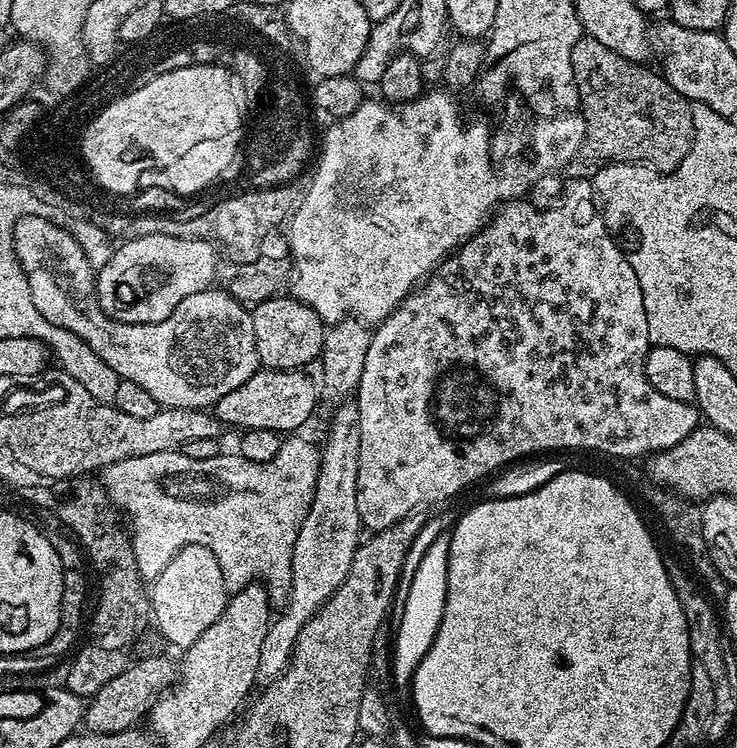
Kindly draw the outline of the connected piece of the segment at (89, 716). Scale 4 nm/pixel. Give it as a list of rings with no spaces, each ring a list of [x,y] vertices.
[[[148,656],[137,664],[129,663],[118,678],[110,678],[98,694],[87,701],[83,723],[88,732],[126,732],[137,727],[145,719],[148,709],[161,692],[173,683],[174,664],[164,656]]]

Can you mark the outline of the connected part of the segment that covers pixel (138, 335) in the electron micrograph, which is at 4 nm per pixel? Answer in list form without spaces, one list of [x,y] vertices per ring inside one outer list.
[[[21,216],[16,221],[13,234],[13,248],[21,270],[29,280],[34,305],[54,326],[64,327],[84,340],[121,380],[138,382],[138,386],[144,387],[161,408],[211,409],[219,400],[226,398],[230,390],[238,390],[238,386],[242,386],[242,382],[249,380],[261,367],[251,311],[226,290],[220,289],[219,292],[216,286],[190,294],[190,298],[182,298],[182,302],[178,302],[175,310],[162,322],[131,324],[107,316],[96,297],[97,273],[92,263],[71,231],[52,222],[47,216]]]

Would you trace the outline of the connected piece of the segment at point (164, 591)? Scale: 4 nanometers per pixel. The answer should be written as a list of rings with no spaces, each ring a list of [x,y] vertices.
[[[187,544],[182,550],[178,550],[178,554],[174,554],[174,558],[170,558],[166,570],[162,570],[162,574],[158,574],[158,578],[151,581],[150,616],[151,619],[152,616],[156,619],[157,630],[177,650],[183,650],[189,648],[194,642],[198,642],[198,638],[202,638],[202,634],[206,634],[206,630],[210,630],[210,626],[214,626],[214,622],[223,614],[224,608],[228,604],[229,595],[222,578],[222,566],[218,566],[218,558],[214,558],[214,554],[210,554],[210,550],[206,550],[206,546]]]

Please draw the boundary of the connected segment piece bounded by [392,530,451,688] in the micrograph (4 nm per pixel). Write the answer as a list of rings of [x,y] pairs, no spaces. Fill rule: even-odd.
[[[444,531],[434,539],[432,545],[424,553],[408,593],[408,599],[403,608],[402,624],[394,636],[394,658],[392,674],[394,682],[404,688],[411,685],[412,676],[433,644],[434,634],[441,624],[442,612],[445,609],[445,598],[448,593],[448,558],[451,533]]]

